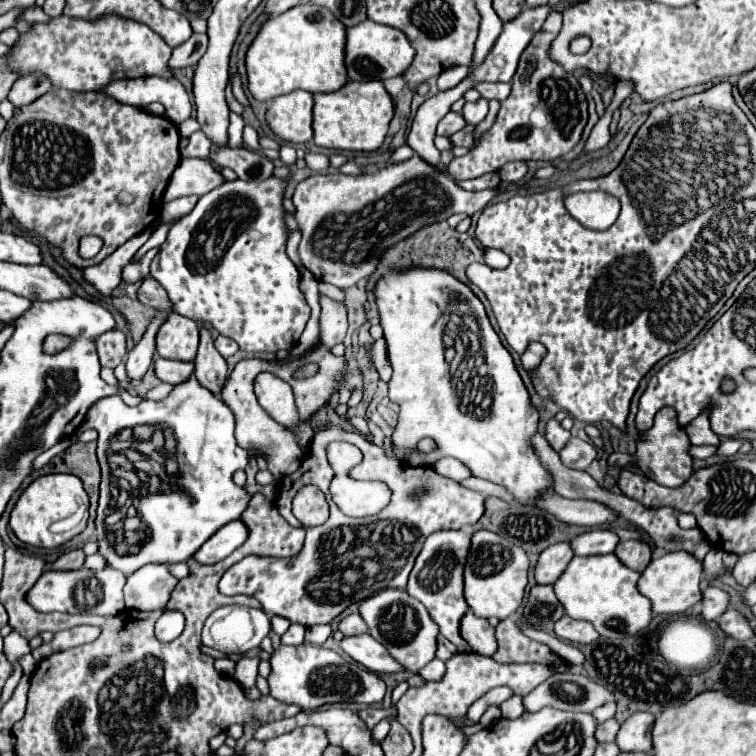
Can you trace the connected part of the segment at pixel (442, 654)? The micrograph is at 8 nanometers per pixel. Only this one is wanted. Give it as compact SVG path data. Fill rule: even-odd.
M439 635L437 637L437 657L441 659L441 661L447 661L449 659L449 655L455 655L457 653L457 649L455 649L455 645L451 645L443 635Z

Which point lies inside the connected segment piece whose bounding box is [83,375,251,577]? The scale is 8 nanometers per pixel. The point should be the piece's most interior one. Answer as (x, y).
(179, 522)

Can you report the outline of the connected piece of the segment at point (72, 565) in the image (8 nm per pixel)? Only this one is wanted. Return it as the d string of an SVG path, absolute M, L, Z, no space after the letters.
M73 549L73 551L69 551L69 553L63 553L63 555L51 565L51 569L53 569L53 571L81 569L81 567L83 567L83 559L85 559L83 551L81 551L81 549Z

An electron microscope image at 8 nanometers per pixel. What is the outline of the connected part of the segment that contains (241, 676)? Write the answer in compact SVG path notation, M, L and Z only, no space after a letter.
M241 657L235 663L235 679L241 683L241 687L255 687L255 679L257 679L257 665L259 659L257 657Z

